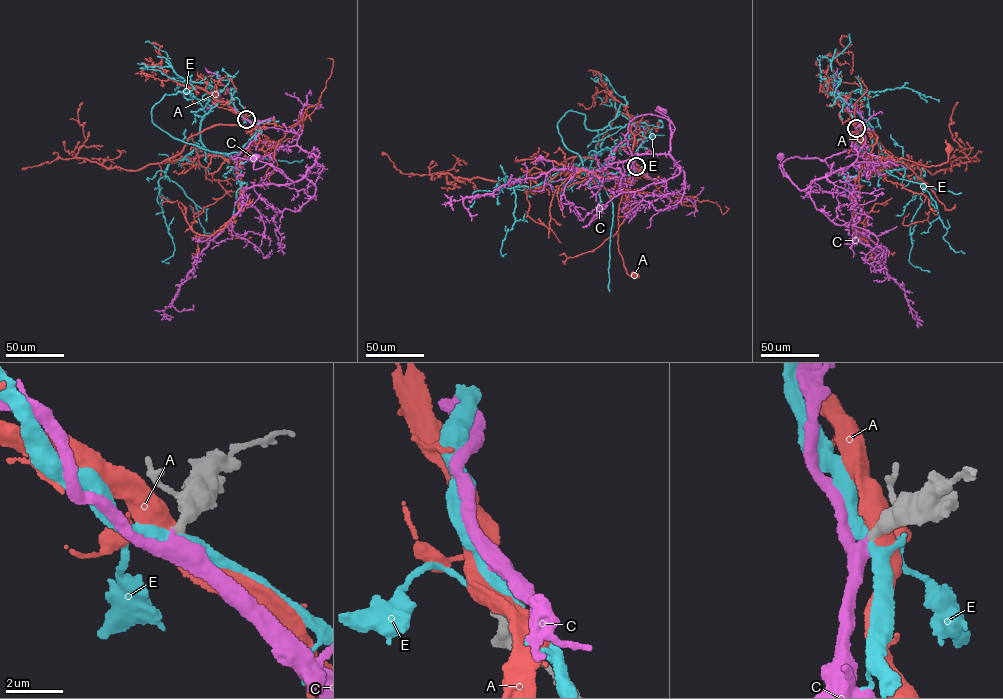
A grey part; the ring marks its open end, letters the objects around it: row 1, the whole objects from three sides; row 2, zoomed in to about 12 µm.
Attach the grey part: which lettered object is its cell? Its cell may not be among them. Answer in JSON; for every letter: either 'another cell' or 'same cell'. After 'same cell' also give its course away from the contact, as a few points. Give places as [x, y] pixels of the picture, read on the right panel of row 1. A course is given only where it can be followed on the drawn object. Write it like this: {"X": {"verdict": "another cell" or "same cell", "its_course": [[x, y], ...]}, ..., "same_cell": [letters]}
{"A": {"verdict": "another cell"}, "C": {"verdict": "same cell", "its_course": [[856, 127], [851, 150], [823, 161], [786, 159], [782, 164], [787, 176], [779, 164], [779, 168], [780, 156]]}, "E": {"verdict": "another cell"}, "same_cell": ["C"]}

